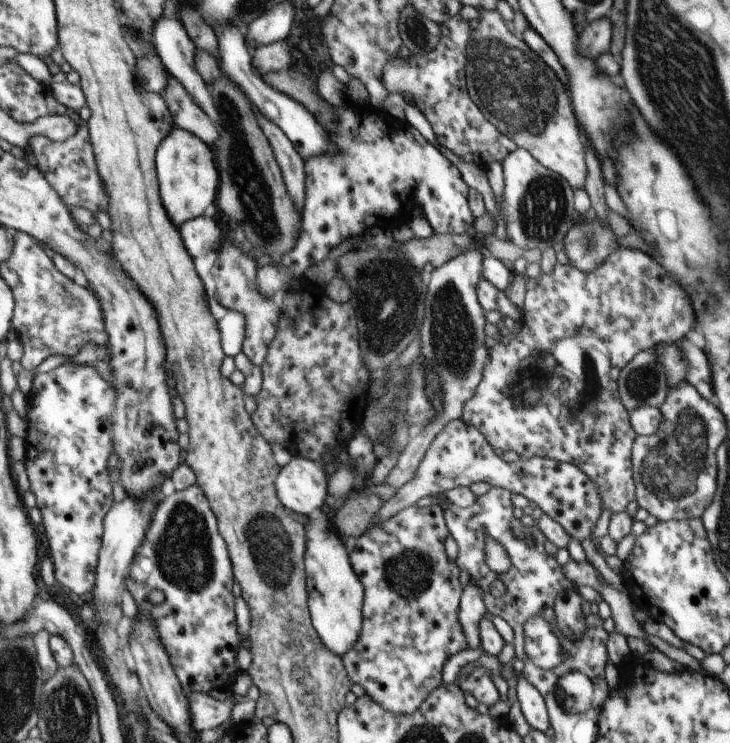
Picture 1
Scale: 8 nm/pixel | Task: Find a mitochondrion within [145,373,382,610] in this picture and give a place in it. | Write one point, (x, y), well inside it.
(185, 555)

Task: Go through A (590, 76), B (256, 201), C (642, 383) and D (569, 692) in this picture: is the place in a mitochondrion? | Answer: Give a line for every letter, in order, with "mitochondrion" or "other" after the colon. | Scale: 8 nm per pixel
A: other
B: mitochondrion
C: mitochondrion
D: mitochondrion

